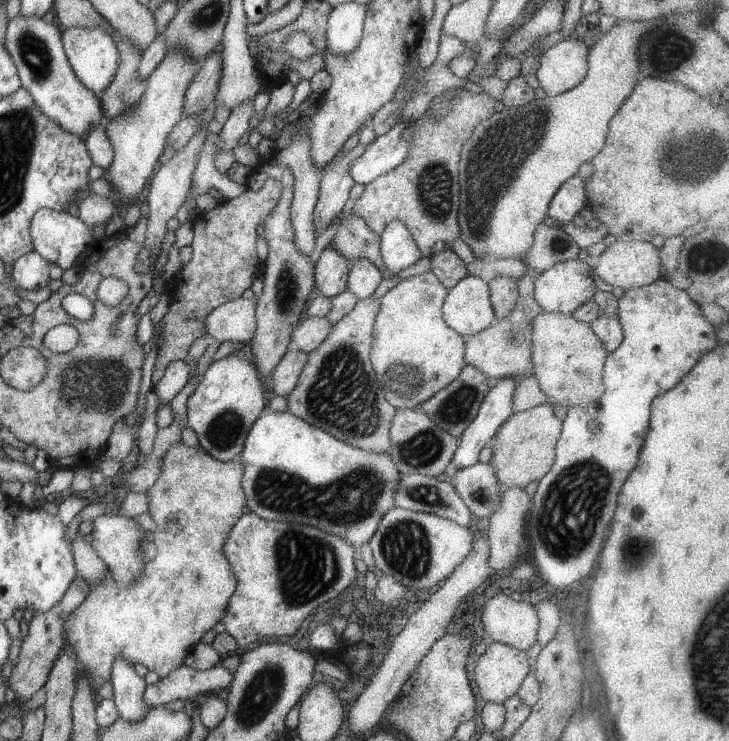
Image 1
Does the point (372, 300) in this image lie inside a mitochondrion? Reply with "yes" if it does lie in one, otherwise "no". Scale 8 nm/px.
no

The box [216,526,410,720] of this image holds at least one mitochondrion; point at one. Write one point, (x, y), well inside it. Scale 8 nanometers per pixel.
(303, 576)

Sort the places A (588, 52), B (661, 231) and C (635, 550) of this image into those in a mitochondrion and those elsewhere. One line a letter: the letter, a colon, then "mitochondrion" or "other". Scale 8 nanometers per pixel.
A: other
B: other
C: mitochondrion

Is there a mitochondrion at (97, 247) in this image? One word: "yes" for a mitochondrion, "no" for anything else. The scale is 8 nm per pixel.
no

